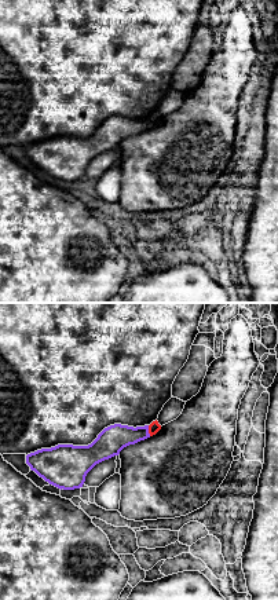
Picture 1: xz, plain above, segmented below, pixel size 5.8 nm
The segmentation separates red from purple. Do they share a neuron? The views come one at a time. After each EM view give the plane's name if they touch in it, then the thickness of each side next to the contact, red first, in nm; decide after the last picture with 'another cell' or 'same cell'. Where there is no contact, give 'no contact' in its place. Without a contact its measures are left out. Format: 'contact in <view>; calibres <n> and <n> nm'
contact in xz; calibres 70 and 160 nm

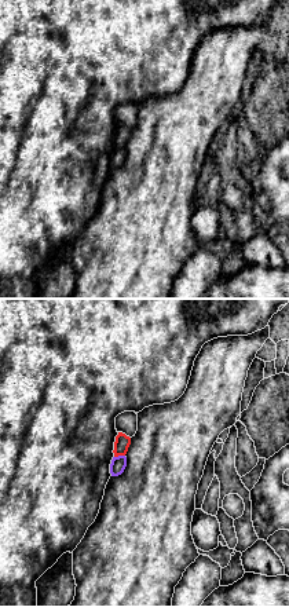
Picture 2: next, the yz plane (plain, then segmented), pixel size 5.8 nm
contact in yz; calibres 90 and 90 nm

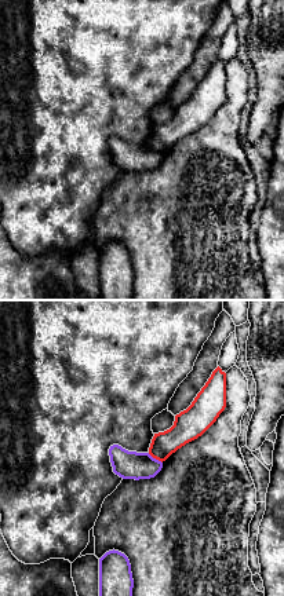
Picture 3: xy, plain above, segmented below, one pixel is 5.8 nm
contact in xy; calibres 160 and 160 nm

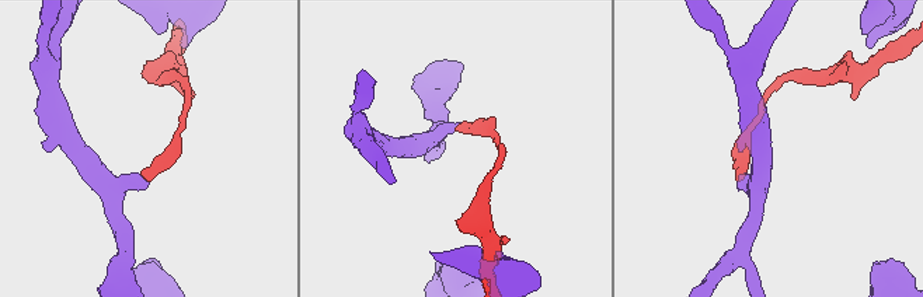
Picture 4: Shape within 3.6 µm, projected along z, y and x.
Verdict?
another cell

